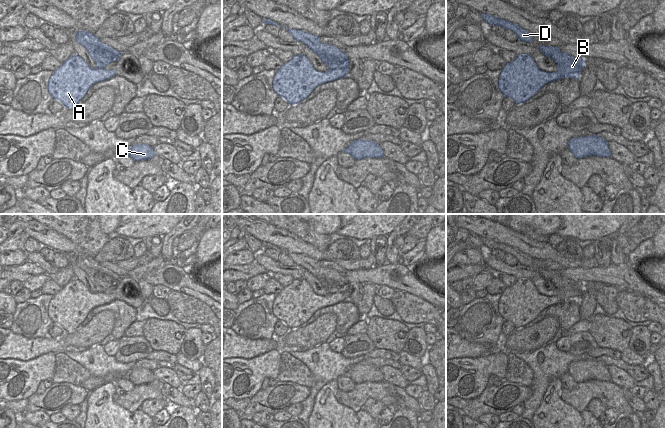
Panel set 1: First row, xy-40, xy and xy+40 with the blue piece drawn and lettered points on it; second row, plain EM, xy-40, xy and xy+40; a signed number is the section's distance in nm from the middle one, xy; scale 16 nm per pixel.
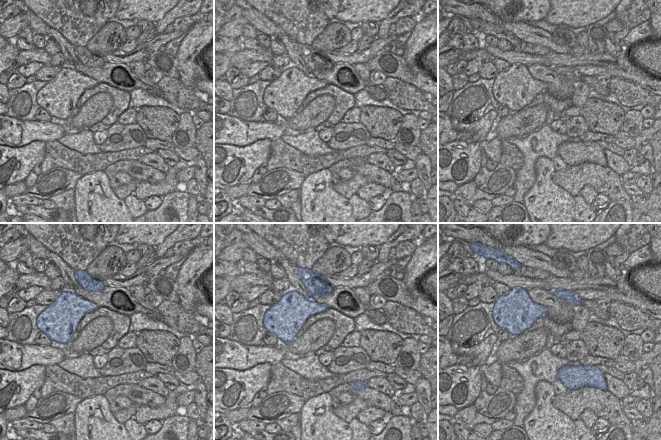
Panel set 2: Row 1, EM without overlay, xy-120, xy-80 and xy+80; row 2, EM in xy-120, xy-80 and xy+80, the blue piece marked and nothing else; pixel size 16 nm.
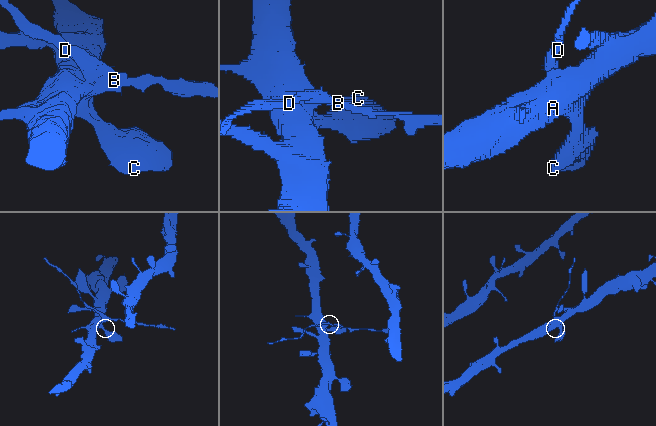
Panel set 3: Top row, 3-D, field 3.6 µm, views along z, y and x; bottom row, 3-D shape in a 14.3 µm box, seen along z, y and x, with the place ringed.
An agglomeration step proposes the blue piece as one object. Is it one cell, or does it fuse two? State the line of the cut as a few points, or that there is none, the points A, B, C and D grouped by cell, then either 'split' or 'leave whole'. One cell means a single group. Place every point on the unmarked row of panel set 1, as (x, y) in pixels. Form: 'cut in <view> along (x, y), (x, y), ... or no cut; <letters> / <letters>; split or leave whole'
cut in xy along (347, 290), (329, 294); A C / B D; split

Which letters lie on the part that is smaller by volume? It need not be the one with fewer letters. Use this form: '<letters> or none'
B, D

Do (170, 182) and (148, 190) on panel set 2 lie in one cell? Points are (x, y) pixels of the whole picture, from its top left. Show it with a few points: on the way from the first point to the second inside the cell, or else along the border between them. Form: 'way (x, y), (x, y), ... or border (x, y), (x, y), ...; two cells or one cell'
way (165, 187), (153, 189); one cell

